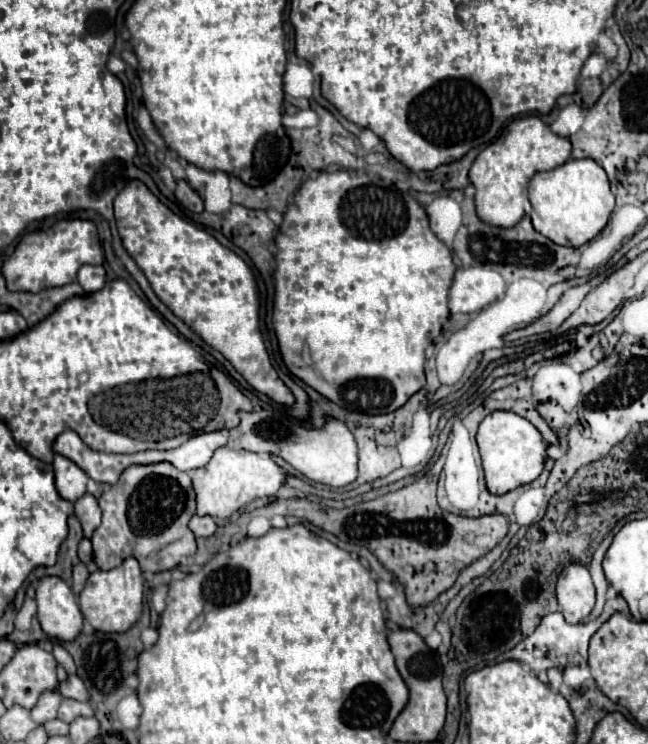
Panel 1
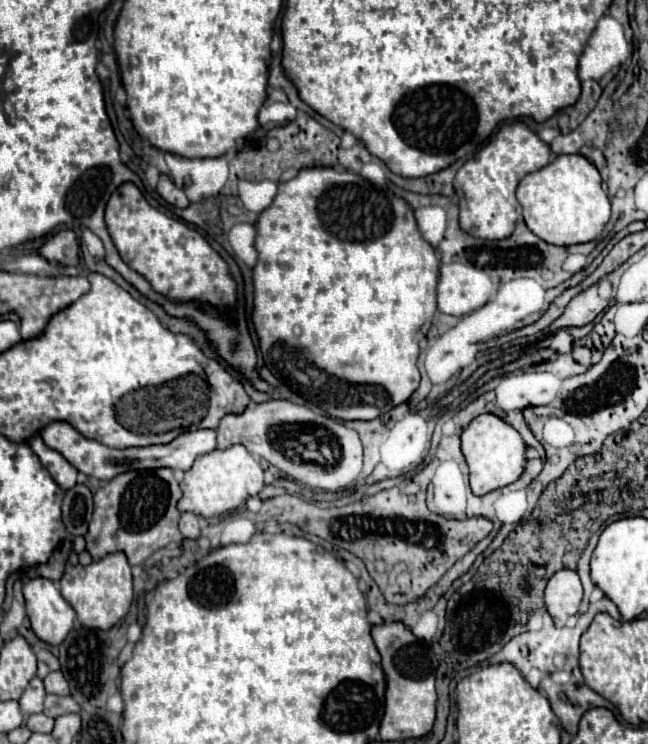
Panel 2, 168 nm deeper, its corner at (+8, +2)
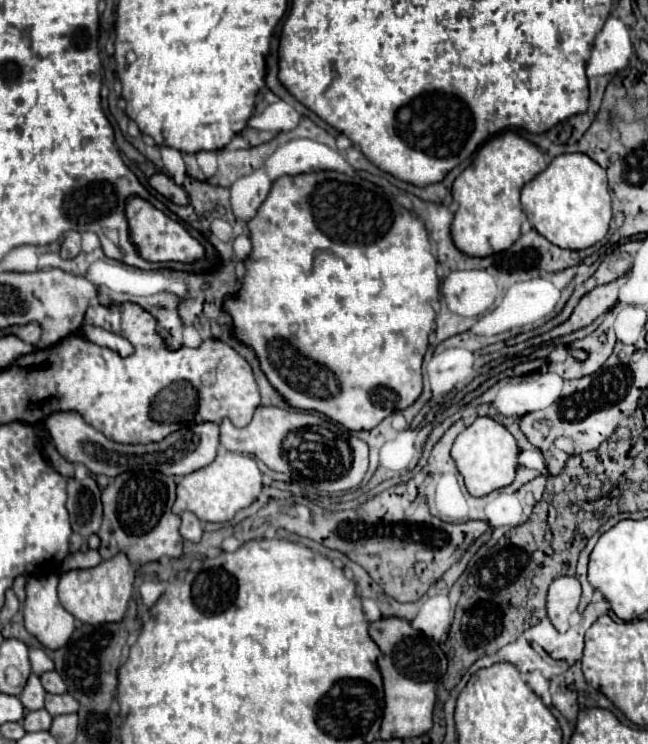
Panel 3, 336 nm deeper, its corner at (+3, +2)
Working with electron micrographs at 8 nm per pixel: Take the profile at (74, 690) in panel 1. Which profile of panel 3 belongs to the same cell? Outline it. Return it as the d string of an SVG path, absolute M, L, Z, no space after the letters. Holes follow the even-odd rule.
M52 670L52 672L44 672L44 674L40 676L40 682L42 682L44 690L50 692L50 694L64 694L64 692L66 692L66 686L64 686L60 674L54 672L54 670Z

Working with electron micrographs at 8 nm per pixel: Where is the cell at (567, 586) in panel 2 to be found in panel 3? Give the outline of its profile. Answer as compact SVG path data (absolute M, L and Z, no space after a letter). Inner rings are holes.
M562 576L556 578L550 588L548 588L548 598L546 598L546 610L552 626L558 632L568 630L568 618L572 612L576 612L578 602L580 602L580 582L574 576Z

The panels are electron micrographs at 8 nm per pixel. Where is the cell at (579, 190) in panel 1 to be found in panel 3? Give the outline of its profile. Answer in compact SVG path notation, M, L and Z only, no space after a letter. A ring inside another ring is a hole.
M560 154L522 188L522 210L534 230L560 248L584 250L600 242L612 220L606 170L586 154Z

